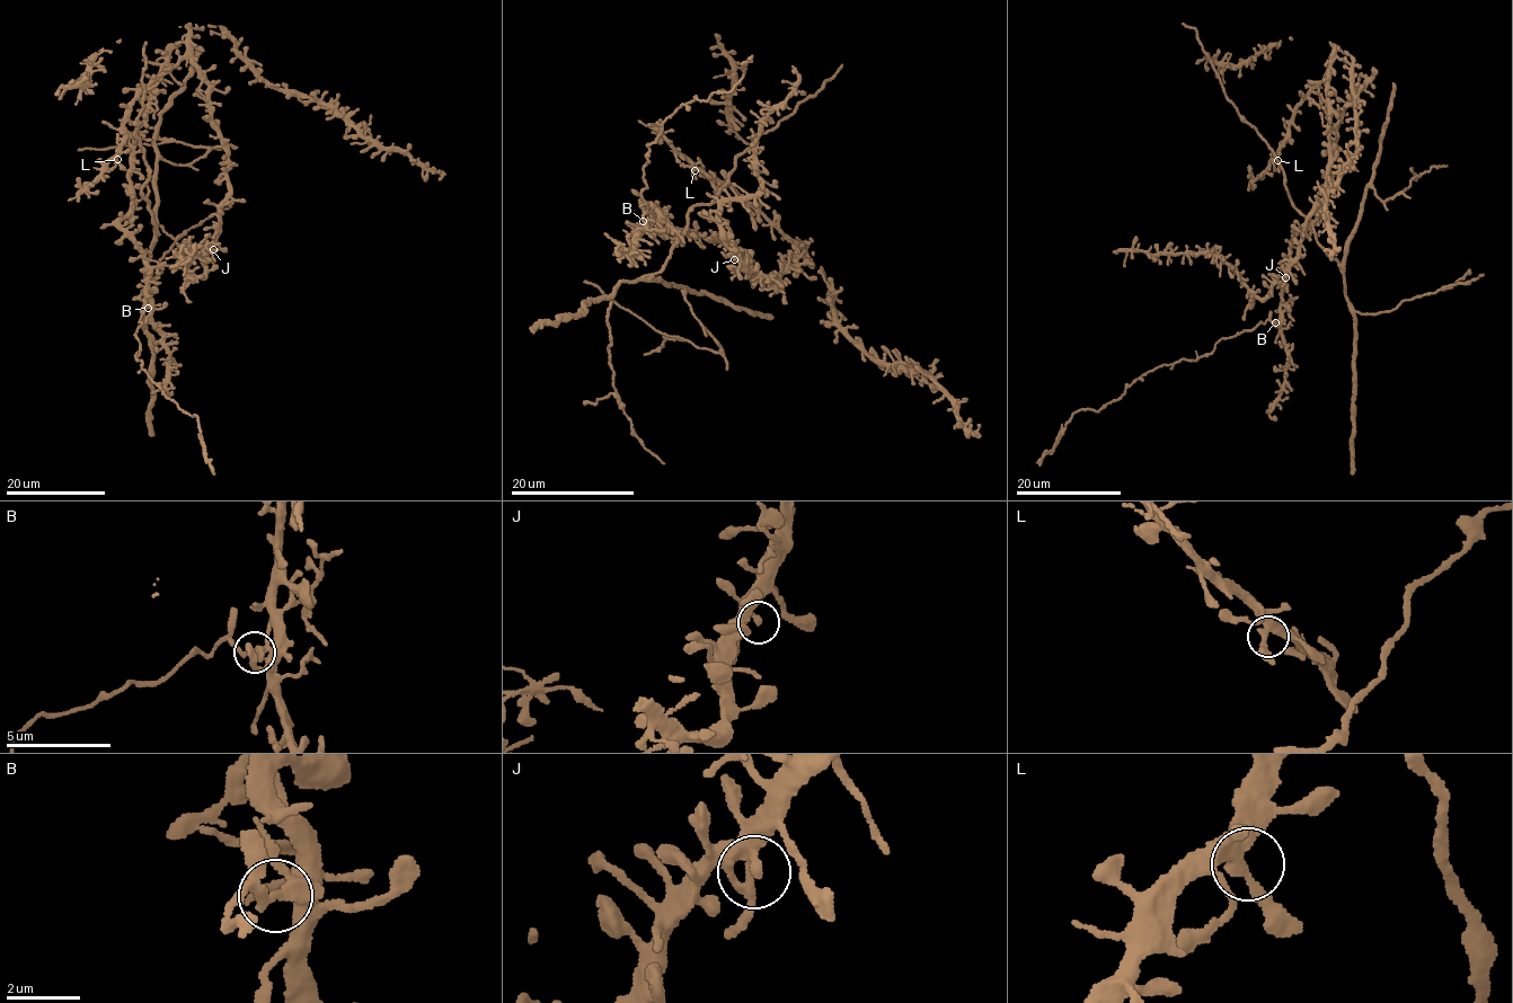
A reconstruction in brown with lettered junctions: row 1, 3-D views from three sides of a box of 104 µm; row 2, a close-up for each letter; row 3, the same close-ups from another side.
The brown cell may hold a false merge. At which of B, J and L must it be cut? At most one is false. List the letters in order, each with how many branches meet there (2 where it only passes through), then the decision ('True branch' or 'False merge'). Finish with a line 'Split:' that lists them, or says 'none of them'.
B: Branches: 4. False merge
J: Branches: 3. True branch
L: Branches: 3. True branch
Split: B

